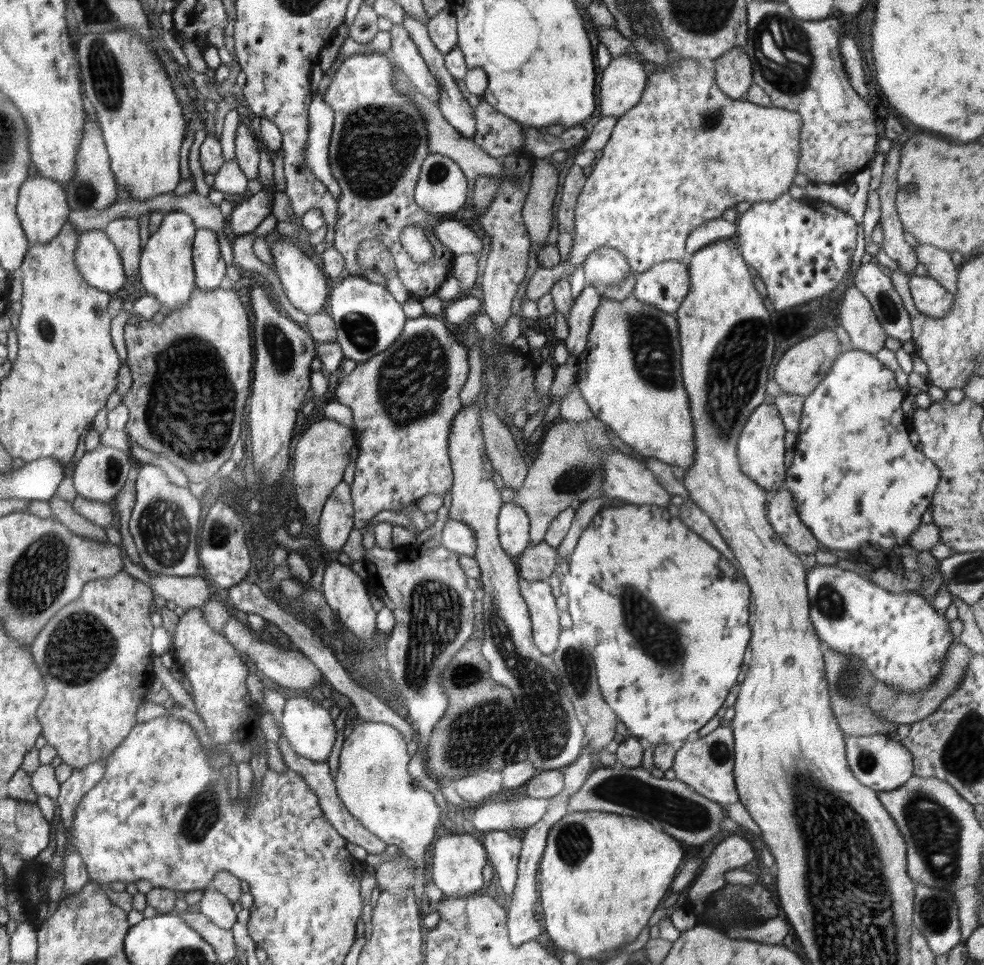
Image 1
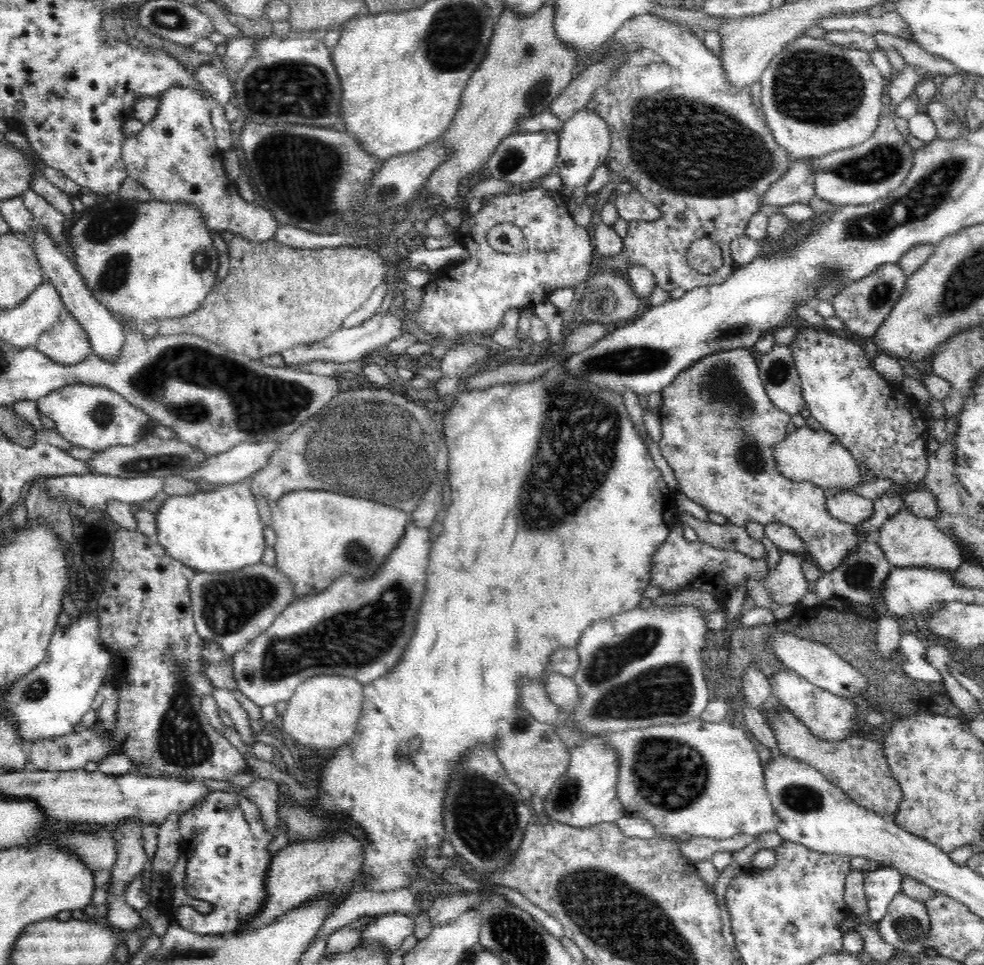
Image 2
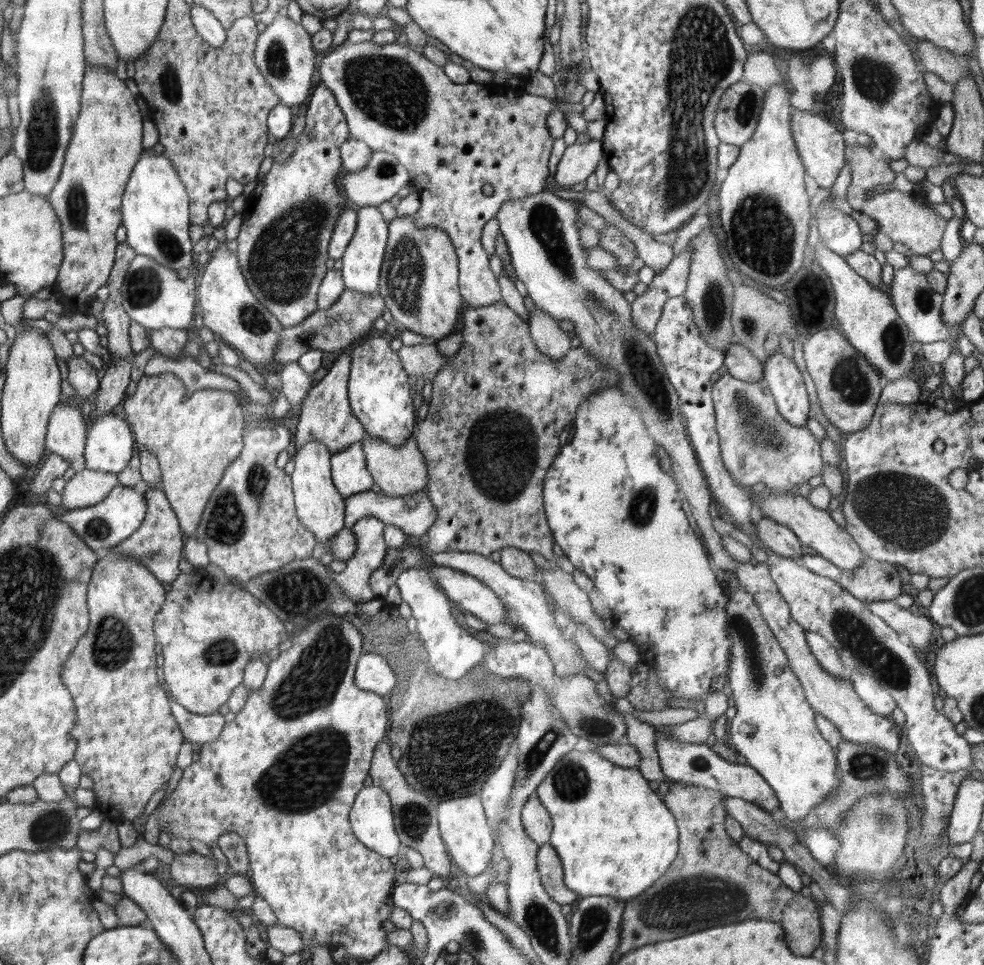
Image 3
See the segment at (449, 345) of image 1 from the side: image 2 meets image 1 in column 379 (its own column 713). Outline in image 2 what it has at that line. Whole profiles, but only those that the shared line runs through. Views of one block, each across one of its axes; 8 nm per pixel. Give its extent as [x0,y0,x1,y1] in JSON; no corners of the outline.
[658,348,871,574]

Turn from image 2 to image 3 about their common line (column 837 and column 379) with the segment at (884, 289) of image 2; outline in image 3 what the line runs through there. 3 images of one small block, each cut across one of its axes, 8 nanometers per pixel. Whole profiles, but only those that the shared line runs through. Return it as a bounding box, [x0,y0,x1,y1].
[274,288,385,363]

